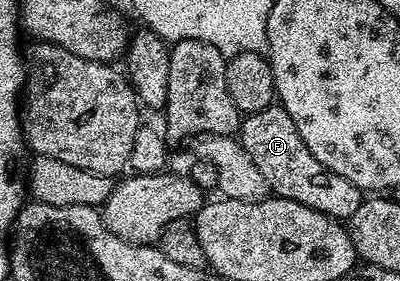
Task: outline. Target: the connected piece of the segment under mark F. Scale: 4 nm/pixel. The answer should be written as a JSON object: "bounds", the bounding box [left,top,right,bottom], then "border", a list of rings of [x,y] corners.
{"bounds":[237,104,365,220],"border":[[[272,104],[246,115],[239,123],[237,140],[245,152],[249,152],[253,164],[261,168],[261,176],[265,176],[272,195],[305,204],[305,208],[313,208],[336,220],[351,219],[365,200],[364,191],[345,180],[345,176],[329,172],[329,168],[309,152],[305,140],[301,140],[301,132],[297,132],[297,124],[293,124],[293,116],[281,105]]]}

